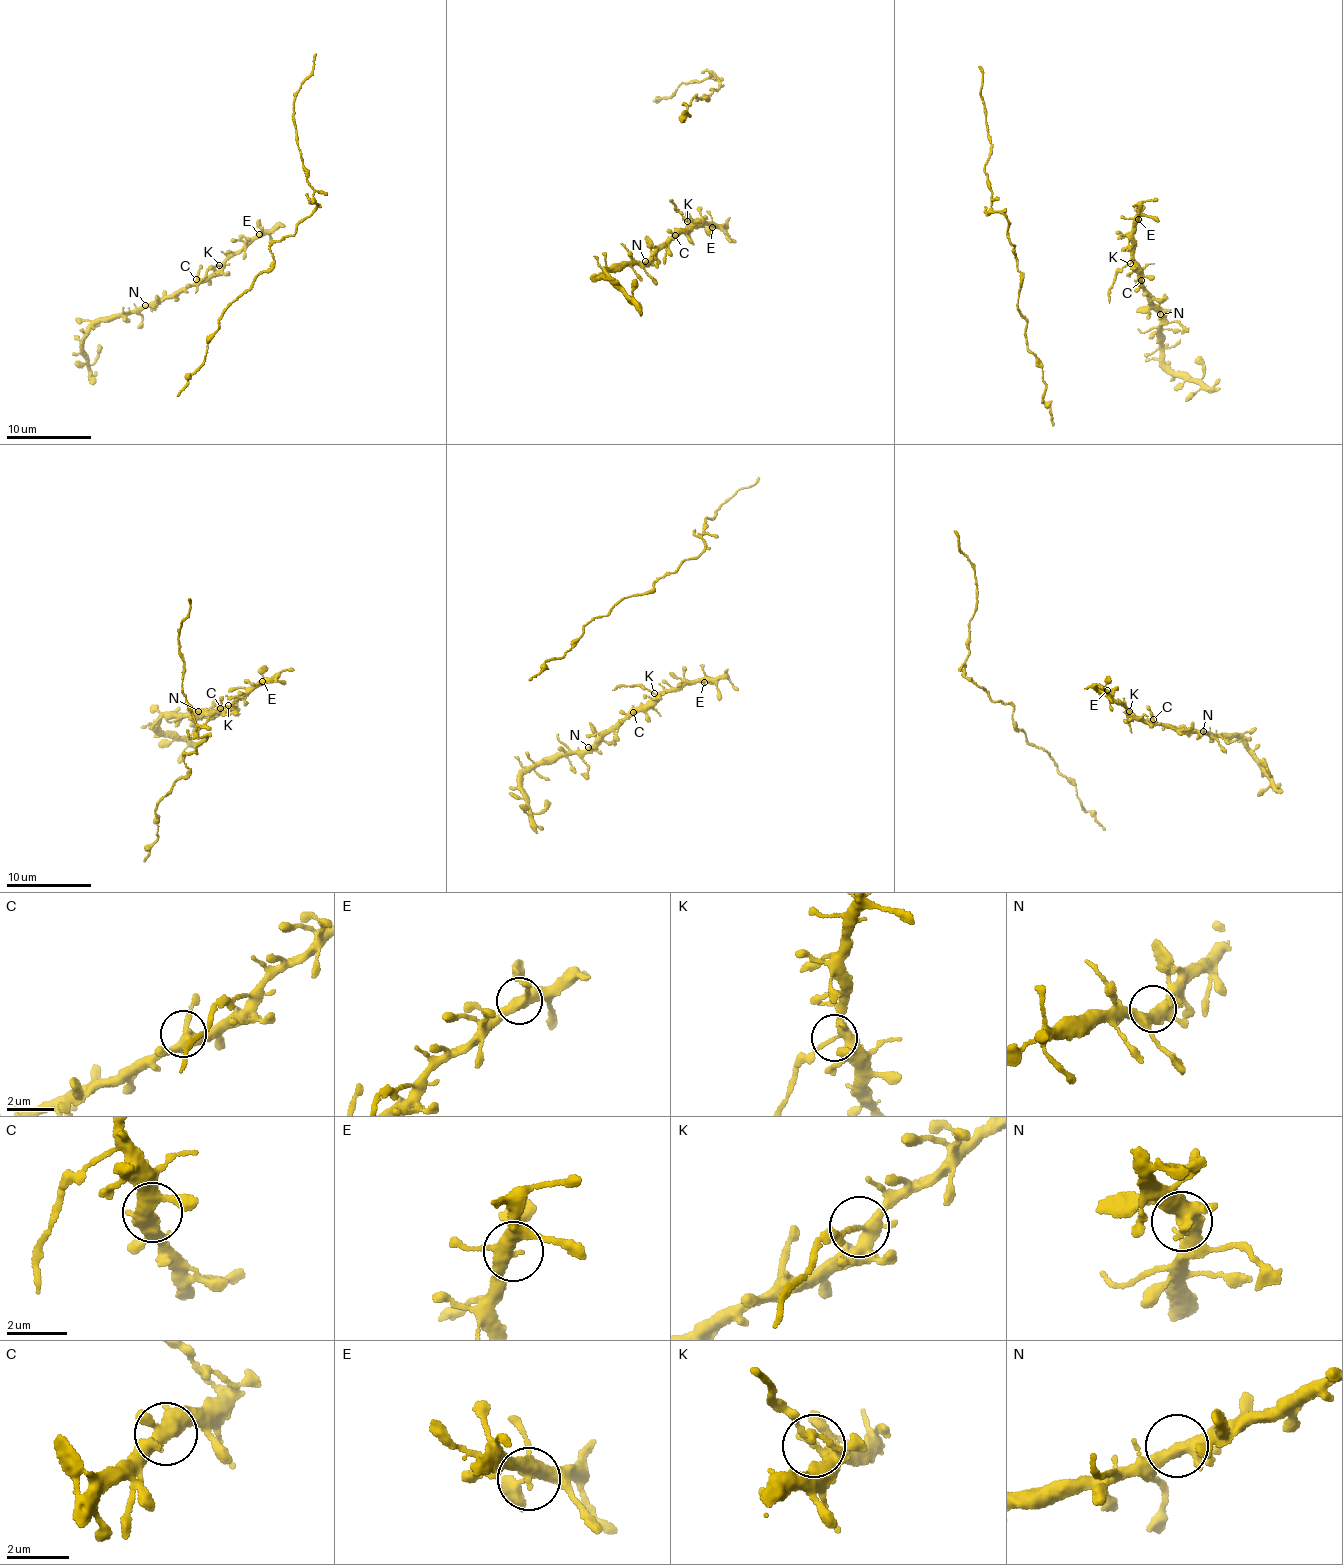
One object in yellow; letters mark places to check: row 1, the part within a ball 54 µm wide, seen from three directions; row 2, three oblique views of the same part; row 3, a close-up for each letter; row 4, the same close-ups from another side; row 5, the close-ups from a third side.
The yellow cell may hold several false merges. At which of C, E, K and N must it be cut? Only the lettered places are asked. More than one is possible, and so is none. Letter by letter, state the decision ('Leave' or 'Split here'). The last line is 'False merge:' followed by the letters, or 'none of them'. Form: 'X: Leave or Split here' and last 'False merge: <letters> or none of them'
C: Leave
E: Leave
K: Split here
N: Leave
False merge: K

